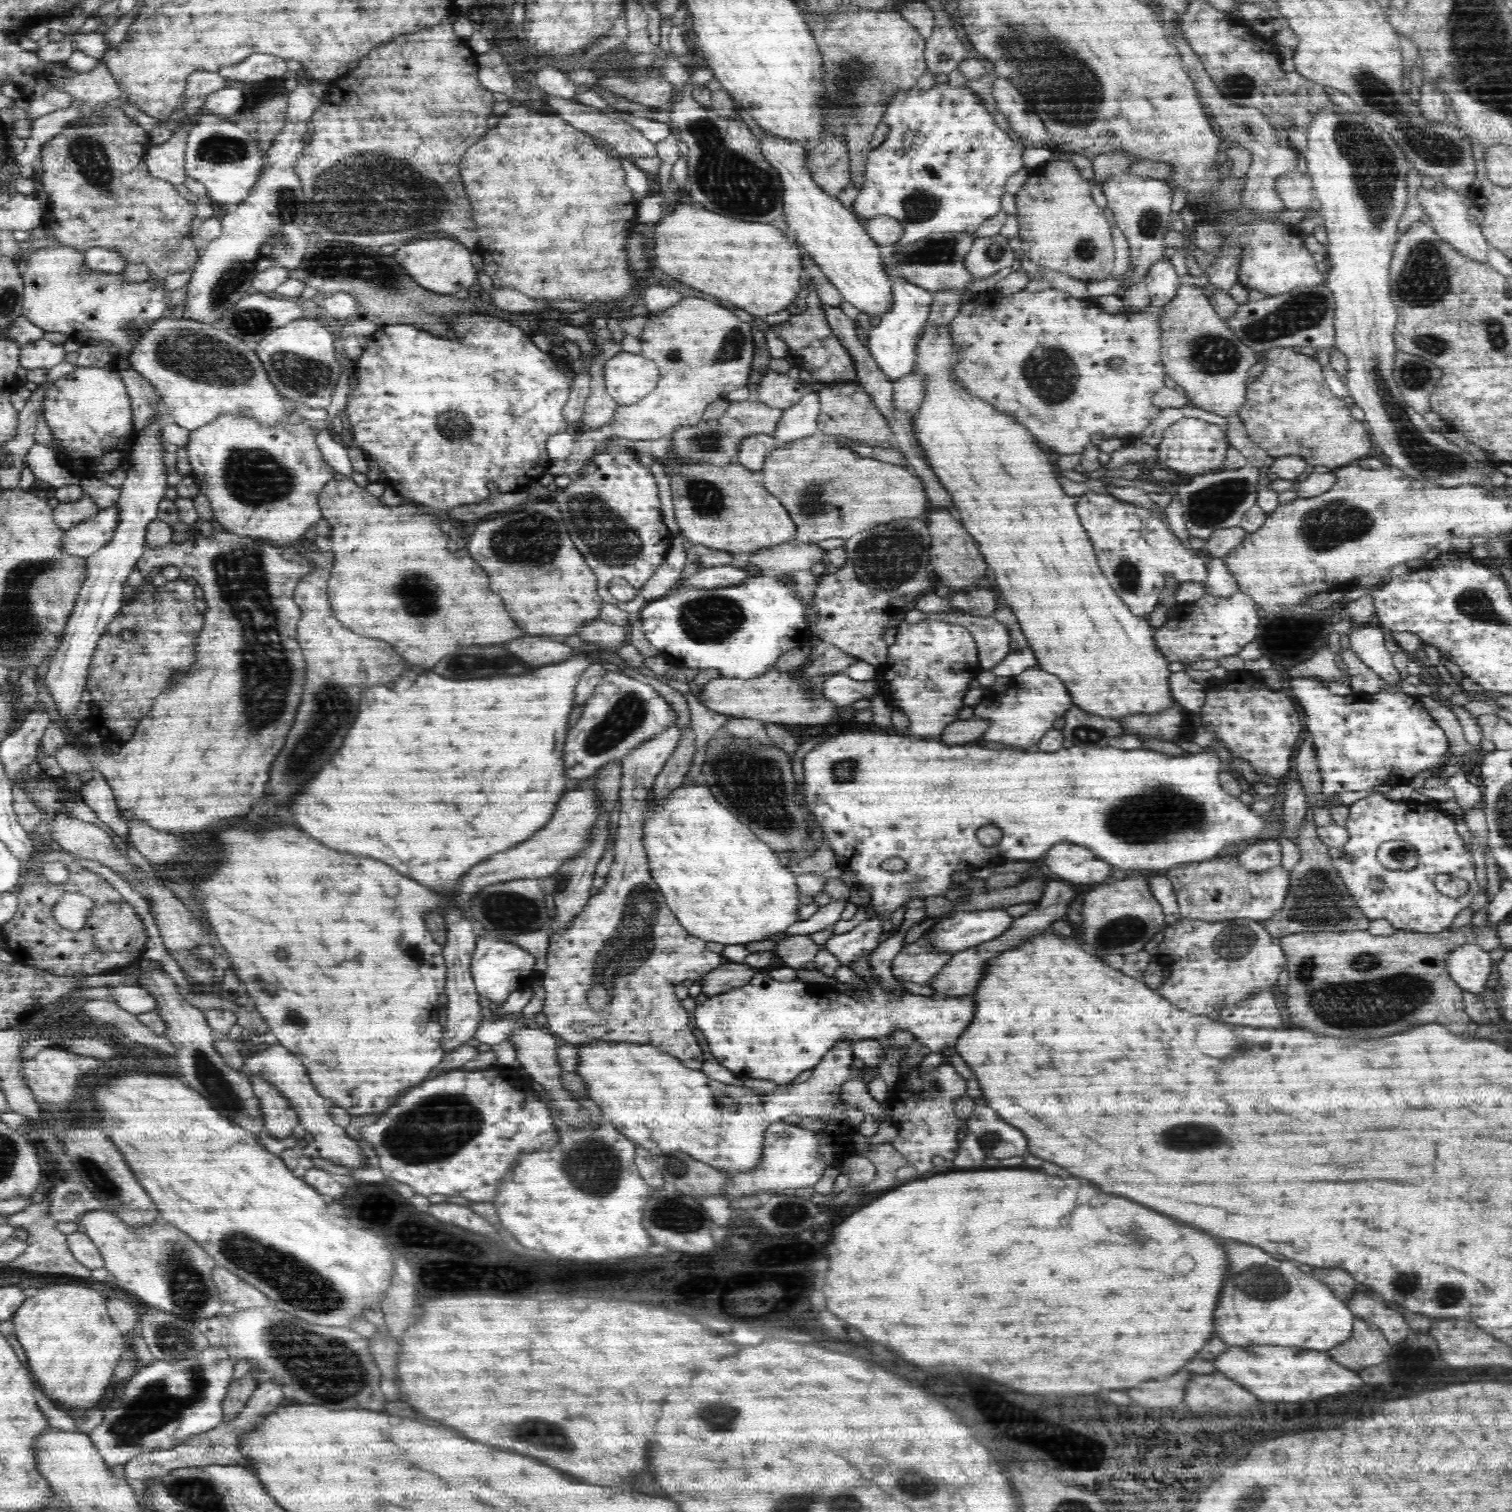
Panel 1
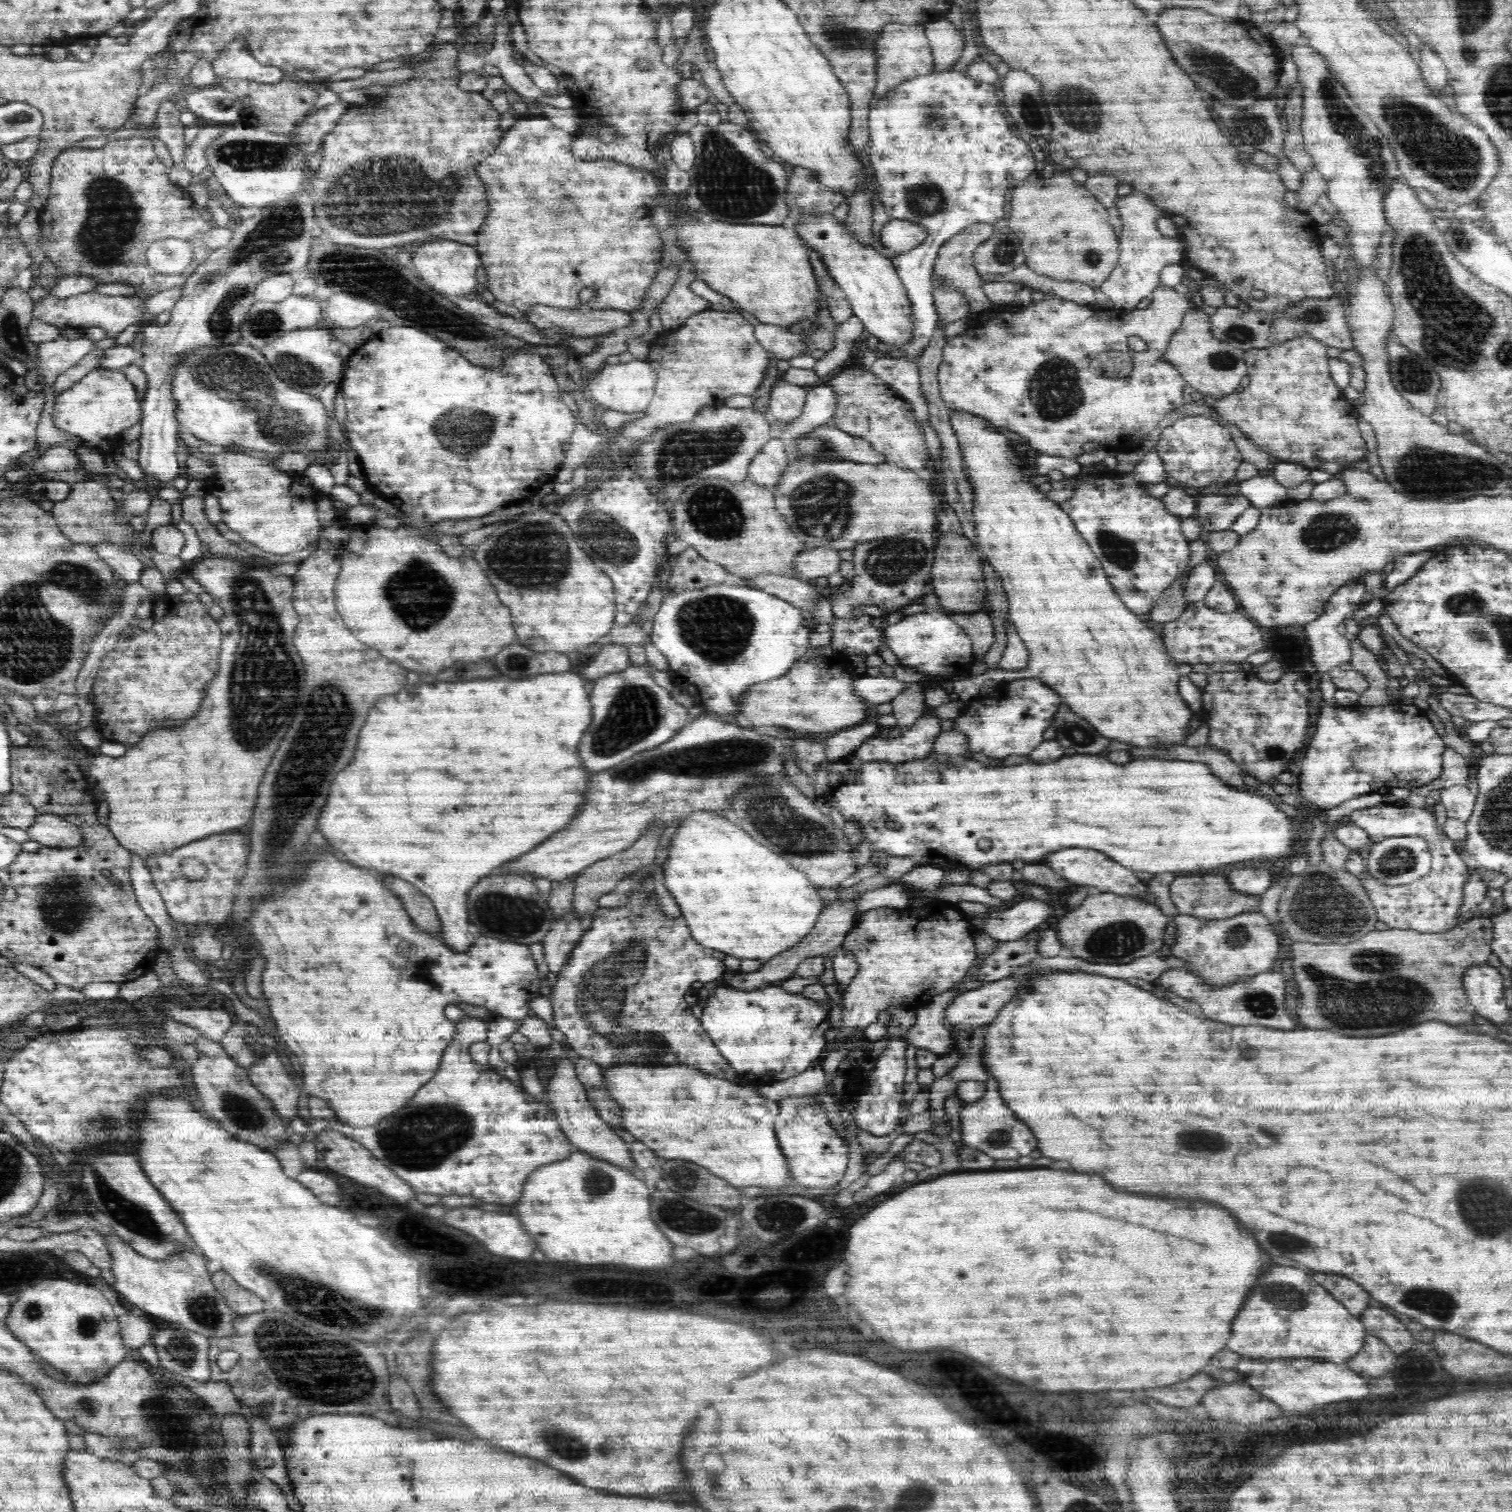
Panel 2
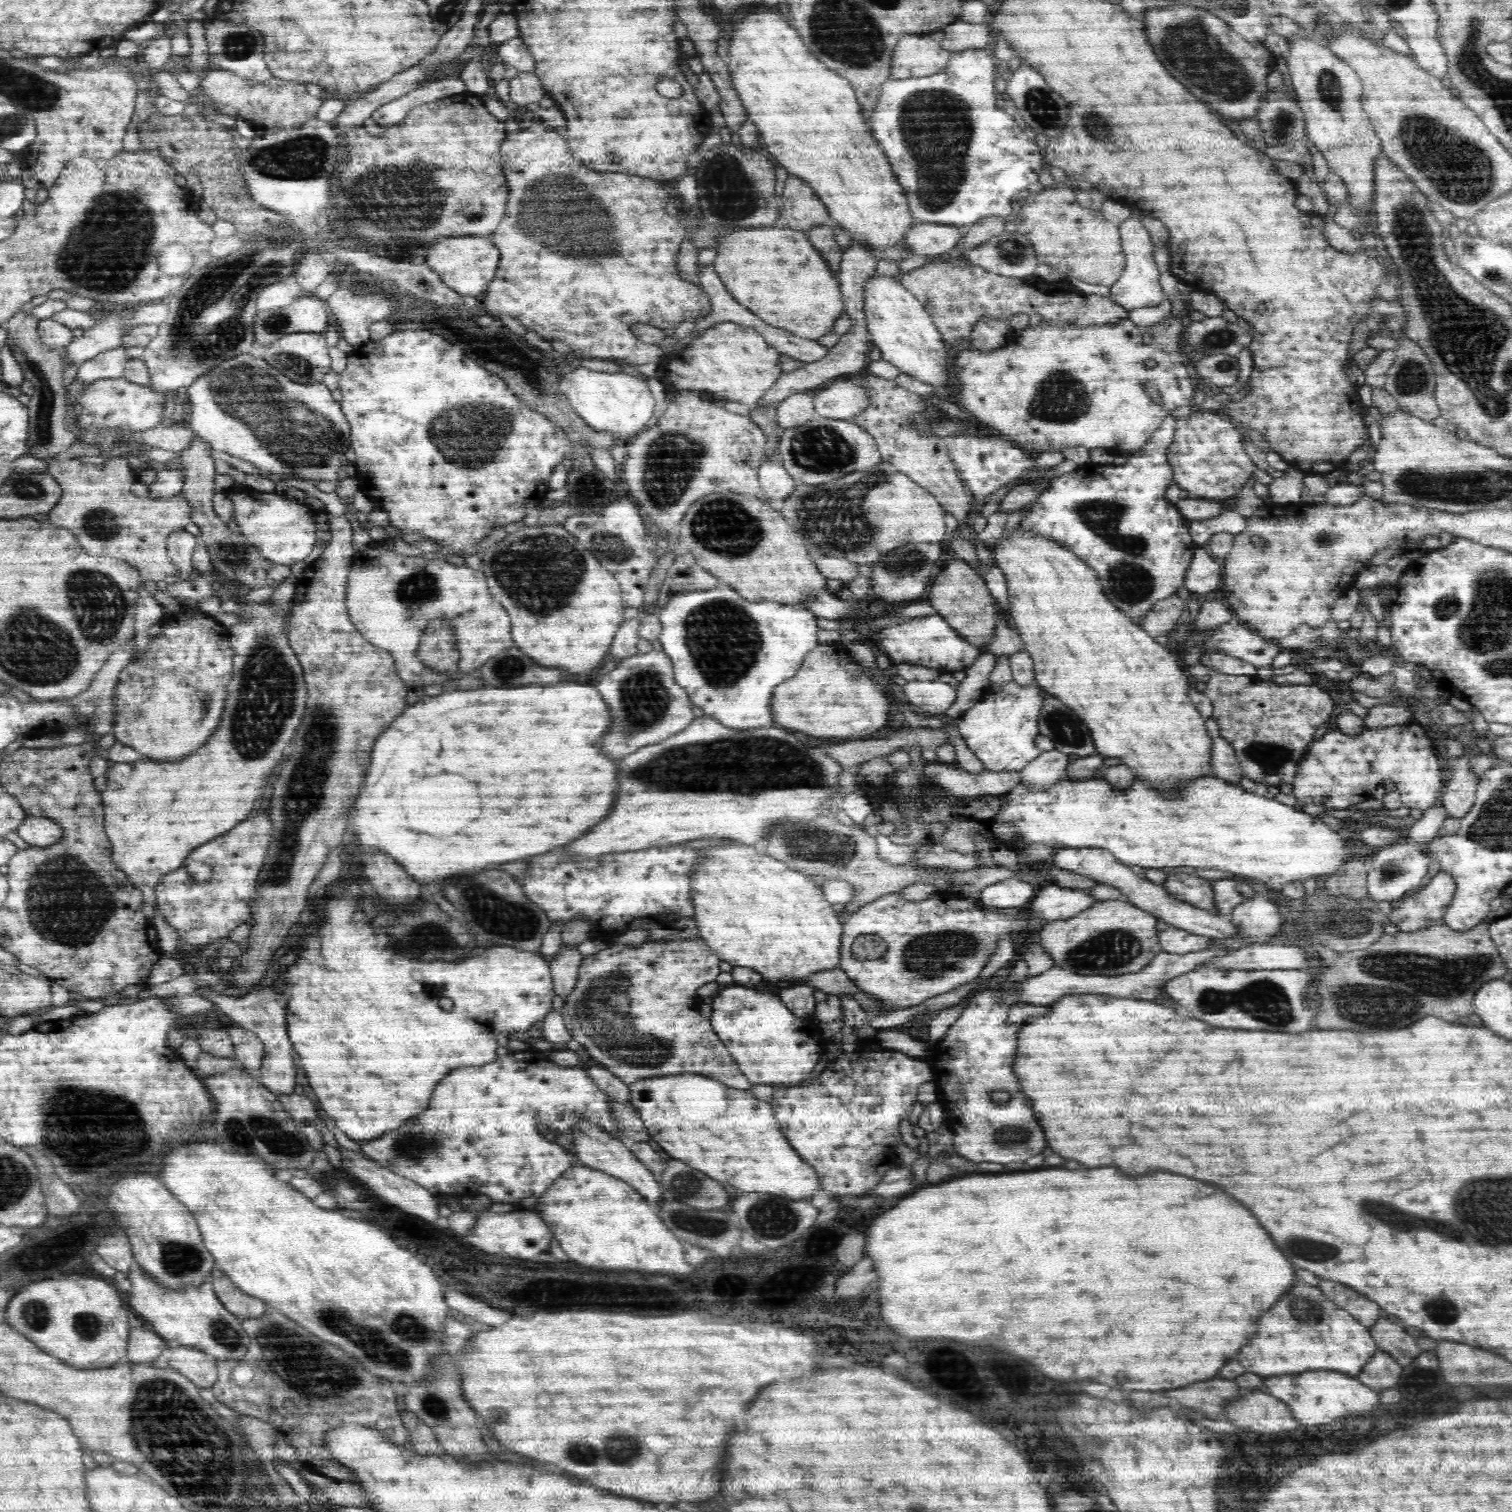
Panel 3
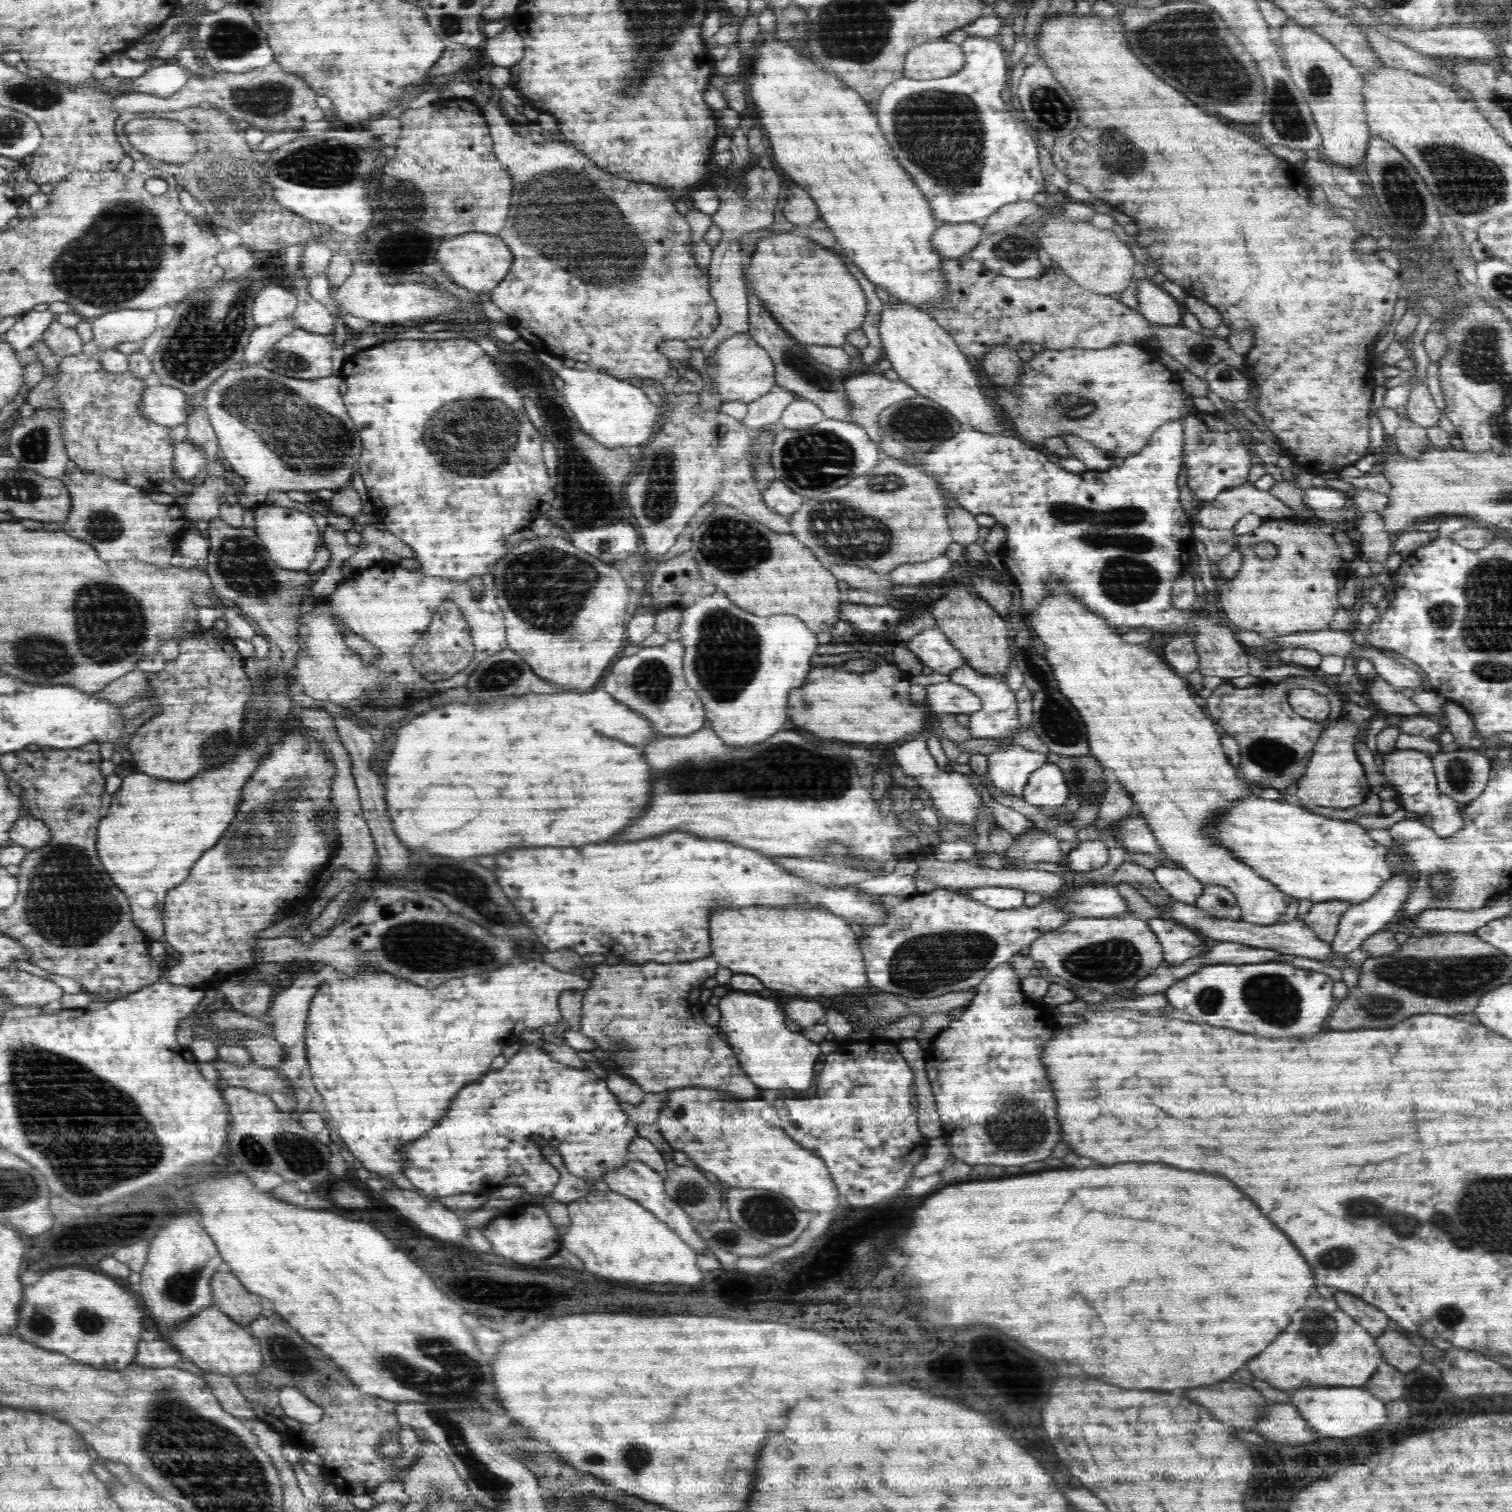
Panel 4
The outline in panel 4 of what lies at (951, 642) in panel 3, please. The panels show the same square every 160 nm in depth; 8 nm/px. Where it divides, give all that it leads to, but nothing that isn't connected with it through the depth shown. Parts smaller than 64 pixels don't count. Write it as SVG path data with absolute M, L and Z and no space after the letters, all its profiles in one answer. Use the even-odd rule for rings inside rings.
M937 627L922 631L908 642L898 639L897 643L906 645L922 661L923 666L929 666L933 671L942 674L950 674L966 665L961 651Z

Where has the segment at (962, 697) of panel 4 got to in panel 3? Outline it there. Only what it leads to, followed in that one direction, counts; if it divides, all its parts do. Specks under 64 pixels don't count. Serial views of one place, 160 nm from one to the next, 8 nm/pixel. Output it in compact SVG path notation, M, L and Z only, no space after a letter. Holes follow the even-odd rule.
M938 680L908 681L898 688L898 694L906 701L922 708L931 716L945 714L956 700L956 687Z

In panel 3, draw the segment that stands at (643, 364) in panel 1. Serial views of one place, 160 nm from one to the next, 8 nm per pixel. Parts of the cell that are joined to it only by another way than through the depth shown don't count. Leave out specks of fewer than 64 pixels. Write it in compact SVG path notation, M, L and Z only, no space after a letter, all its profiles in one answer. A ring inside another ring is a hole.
M585 367L575 368L561 377L560 390L566 395L574 412L600 432L610 432L618 442L627 443L646 429L650 418L654 418L654 396L647 381L627 373L591 371Z

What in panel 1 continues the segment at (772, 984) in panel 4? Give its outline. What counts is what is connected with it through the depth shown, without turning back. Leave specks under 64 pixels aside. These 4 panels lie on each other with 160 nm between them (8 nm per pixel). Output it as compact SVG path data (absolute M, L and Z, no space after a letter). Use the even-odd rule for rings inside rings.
M686 784L678 788L664 806L646 812L644 849L650 874L664 894L667 906L691 935L706 942L723 945L762 942L785 932L800 920L798 909L807 900L800 894L797 876L790 871L789 863L780 861L775 850L740 824L706 786Z

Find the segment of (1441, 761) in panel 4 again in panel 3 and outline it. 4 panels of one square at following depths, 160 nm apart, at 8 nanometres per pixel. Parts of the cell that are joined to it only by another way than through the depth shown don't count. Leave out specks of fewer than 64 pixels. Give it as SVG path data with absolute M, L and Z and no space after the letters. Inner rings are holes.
M1448 757L1444 808L1450 817L1461 819L1475 804L1479 777L1472 772L1470 758Z

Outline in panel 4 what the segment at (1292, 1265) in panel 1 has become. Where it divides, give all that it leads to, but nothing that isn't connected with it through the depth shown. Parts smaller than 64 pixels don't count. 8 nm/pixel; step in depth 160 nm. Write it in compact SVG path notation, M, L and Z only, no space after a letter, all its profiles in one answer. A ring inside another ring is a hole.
M1310 1296L1308 1304L1302 1310L1298 1310L1298 1314L1294 1314L1294 1318L1292 1318L1290 1326L1284 1330L1284 1334L1280 1334L1258 1358L1248 1362L1248 1368L1256 1378L1260 1378L1280 1390L1290 1392L1296 1387L1306 1386L1306 1382L1302 1382L1302 1380L1314 1380L1314 1382L1318 1382L1318 1386L1365 1387L1366 1382L1372 1378L1372 1374L1382 1361L1381 1350L1375 1343L1373 1335L1362 1328L1349 1314L1346 1314L1334 1299Z

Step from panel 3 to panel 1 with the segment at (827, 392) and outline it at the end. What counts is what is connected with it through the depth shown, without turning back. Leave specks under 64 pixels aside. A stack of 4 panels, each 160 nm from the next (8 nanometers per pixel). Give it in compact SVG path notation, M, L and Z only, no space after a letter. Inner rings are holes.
M806 390L798 404L790 406L783 412L775 432L772 433L780 445L818 432L818 394L819 392Z

